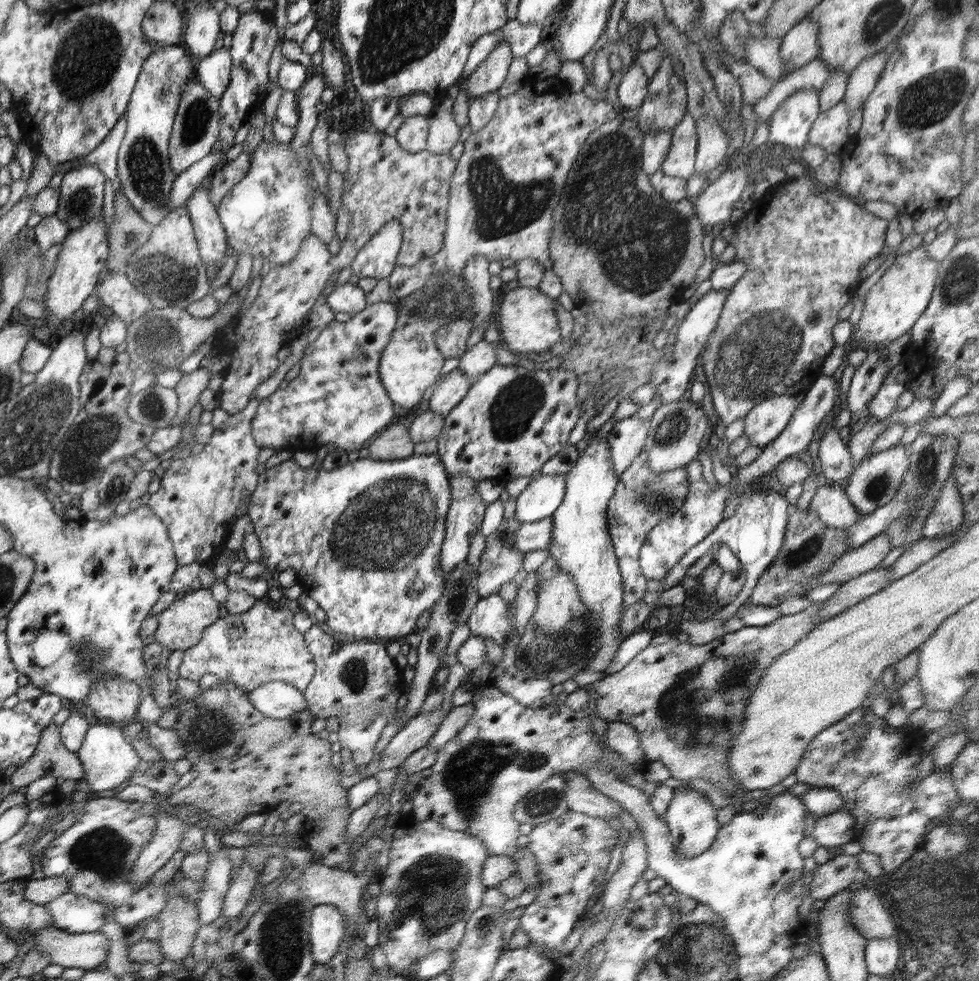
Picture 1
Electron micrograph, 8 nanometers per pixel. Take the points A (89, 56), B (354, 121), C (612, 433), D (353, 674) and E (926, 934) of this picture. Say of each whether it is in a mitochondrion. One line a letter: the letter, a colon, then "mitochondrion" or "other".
A: mitochondrion
B: other
C: other
D: mitochondrion
E: mitochondrion

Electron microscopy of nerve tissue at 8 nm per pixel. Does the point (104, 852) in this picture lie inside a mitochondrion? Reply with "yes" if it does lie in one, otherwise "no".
yes

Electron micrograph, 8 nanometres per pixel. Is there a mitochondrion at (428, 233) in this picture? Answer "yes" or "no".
no

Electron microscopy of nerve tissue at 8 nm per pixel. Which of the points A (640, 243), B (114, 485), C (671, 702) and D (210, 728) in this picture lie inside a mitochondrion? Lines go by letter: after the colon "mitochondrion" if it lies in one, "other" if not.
A: mitochondrion
B: mitochondrion
C: mitochondrion
D: mitochondrion

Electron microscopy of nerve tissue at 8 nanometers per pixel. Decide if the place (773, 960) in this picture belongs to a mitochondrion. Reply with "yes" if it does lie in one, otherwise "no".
no

